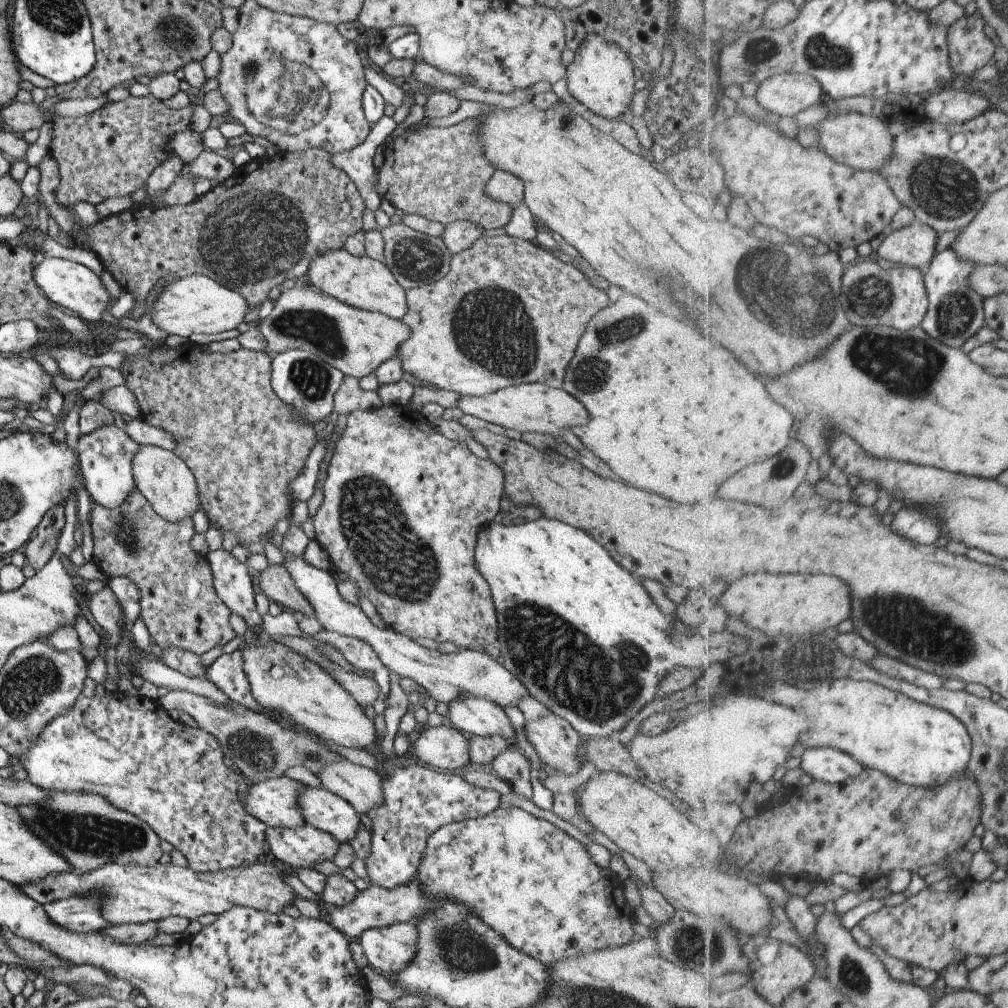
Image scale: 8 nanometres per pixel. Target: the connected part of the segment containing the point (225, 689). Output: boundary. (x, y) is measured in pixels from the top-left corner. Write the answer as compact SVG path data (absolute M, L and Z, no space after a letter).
M239 649L219 655L207 668L206 678L211 681L229 701L240 704L250 711L263 712L248 688L243 670L244 660Z

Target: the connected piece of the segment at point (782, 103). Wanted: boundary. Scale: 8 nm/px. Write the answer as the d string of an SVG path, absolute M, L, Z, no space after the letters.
M783 73L762 82L756 100L767 112L797 116L801 111L824 102L822 84L805 73Z

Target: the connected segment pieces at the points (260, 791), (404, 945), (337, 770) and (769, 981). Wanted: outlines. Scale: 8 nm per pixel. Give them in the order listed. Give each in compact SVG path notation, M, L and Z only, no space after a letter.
M277 777L253 784L248 782L247 792L244 793L244 809L267 827L303 826L306 823L298 805L298 795L304 790L304 786L303 783L289 777Z
M395 923L369 929L357 939L361 950L376 972L393 977L413 960L418 930L413 923Z
M313 759L310 761L310 765L316 765L316 769L318 770L315 774L321 781L324 789L327 789L329 792L333 794L339 795L343 797L343 800L346 800L358 814L368 814L374 808L380 806L380 802L384 800L381 786L381 778L377 775L375 771L369 770L368 768L360 767L359 765L354 765L352 762L347 760L333 760L331 763L327 763L325 767L317 768L316 760Z
M767 938L767 943L757 952L758 963L750 962L750 968L754 970L751 978L753 988L769 1004L780 1007L793 991L802 989L811 979L815 978L815 964L795 946Z

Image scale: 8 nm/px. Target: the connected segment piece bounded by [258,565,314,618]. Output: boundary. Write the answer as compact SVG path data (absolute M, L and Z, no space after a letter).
M268 565L267 568L260 572L259 577L259 588L265 596L271 600L271 602L277 604L278 606L285 606L293 612L301 612L302 616L314 618L314 610L311 604L307 602L307 599L297 590L294 585L293 579L289 576L289 573L283 568L283 566Z

